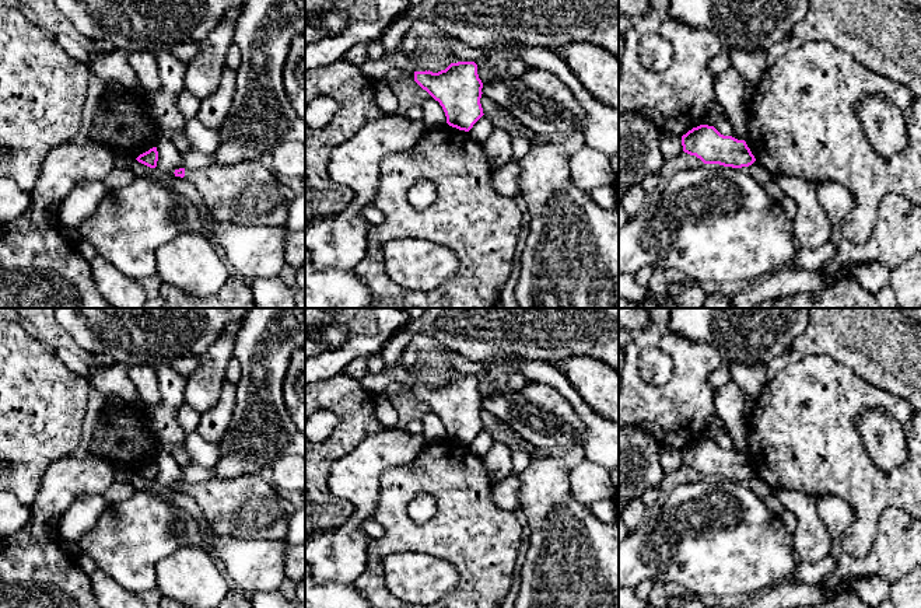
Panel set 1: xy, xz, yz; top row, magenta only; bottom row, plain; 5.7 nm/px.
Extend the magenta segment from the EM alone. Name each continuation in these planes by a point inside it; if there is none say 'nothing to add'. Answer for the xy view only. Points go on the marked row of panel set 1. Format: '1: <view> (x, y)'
1: xy (247, 194)

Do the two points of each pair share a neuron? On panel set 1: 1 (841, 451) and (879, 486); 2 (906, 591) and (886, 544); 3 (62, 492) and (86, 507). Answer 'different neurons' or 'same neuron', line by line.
1: same neuron
2: different neurons
3: different neurons

